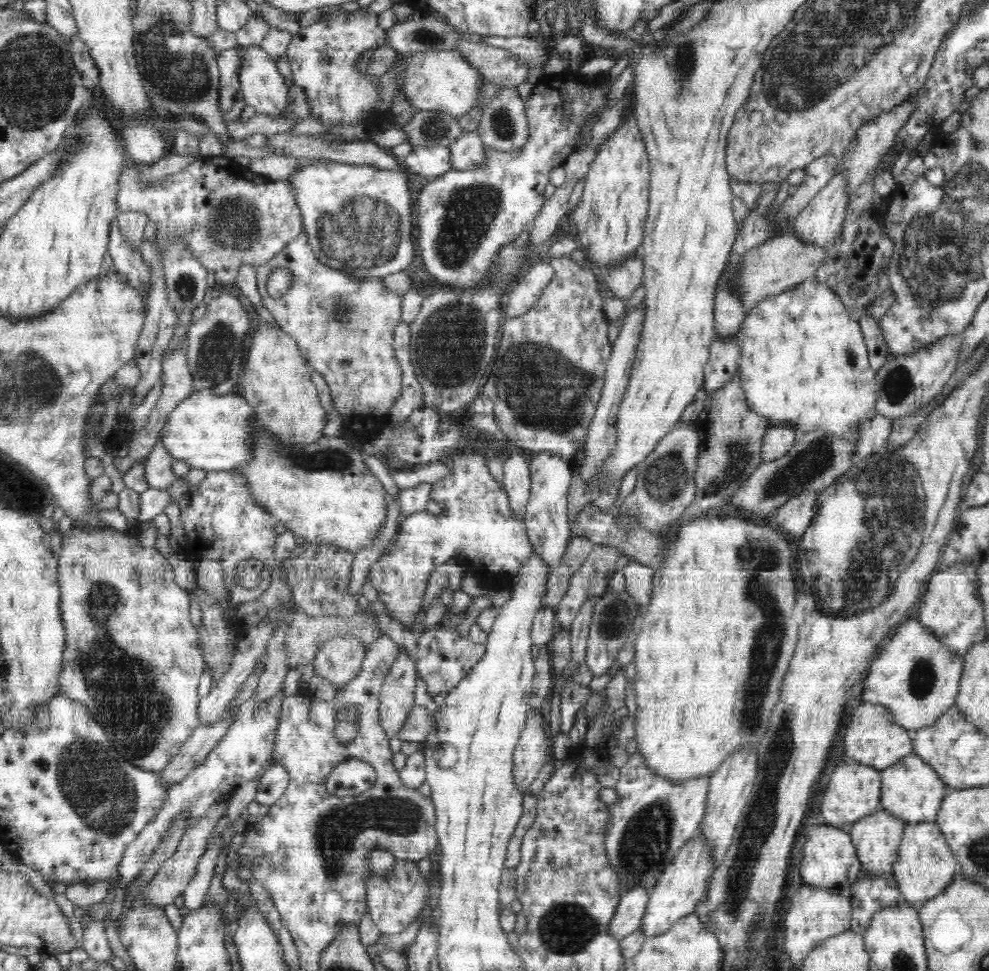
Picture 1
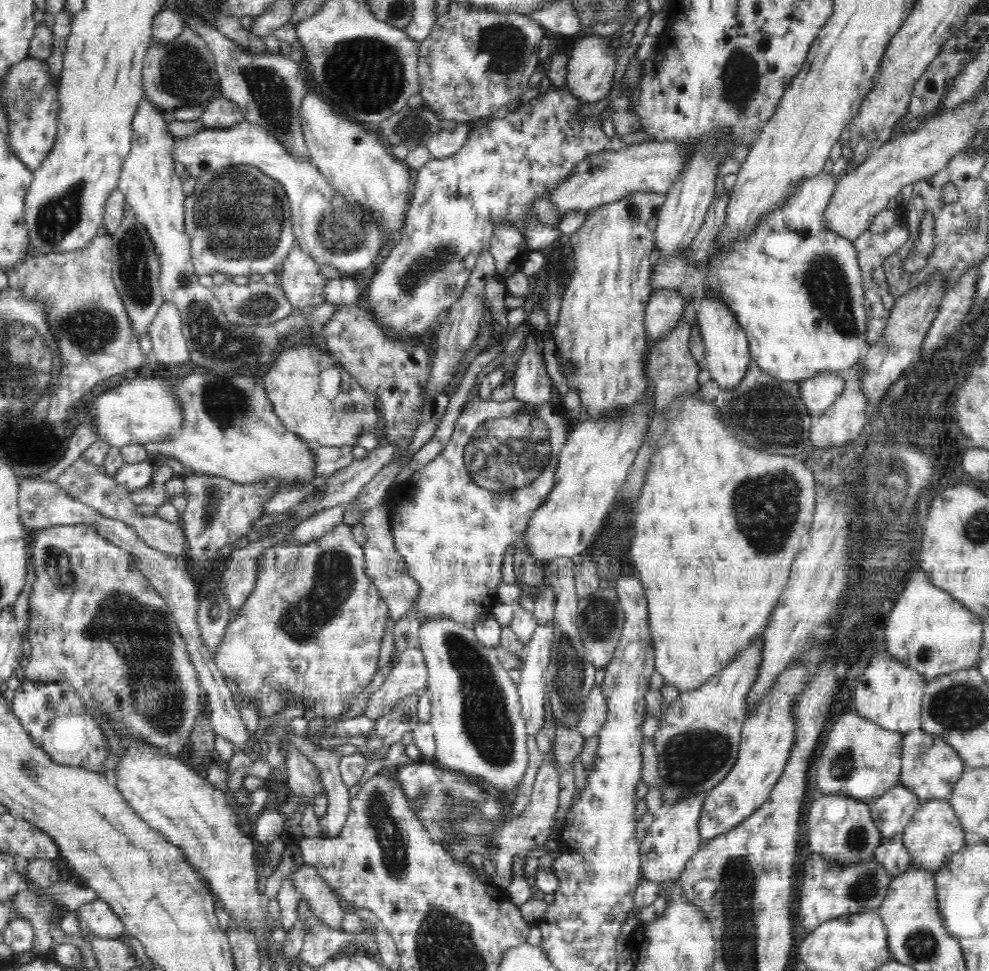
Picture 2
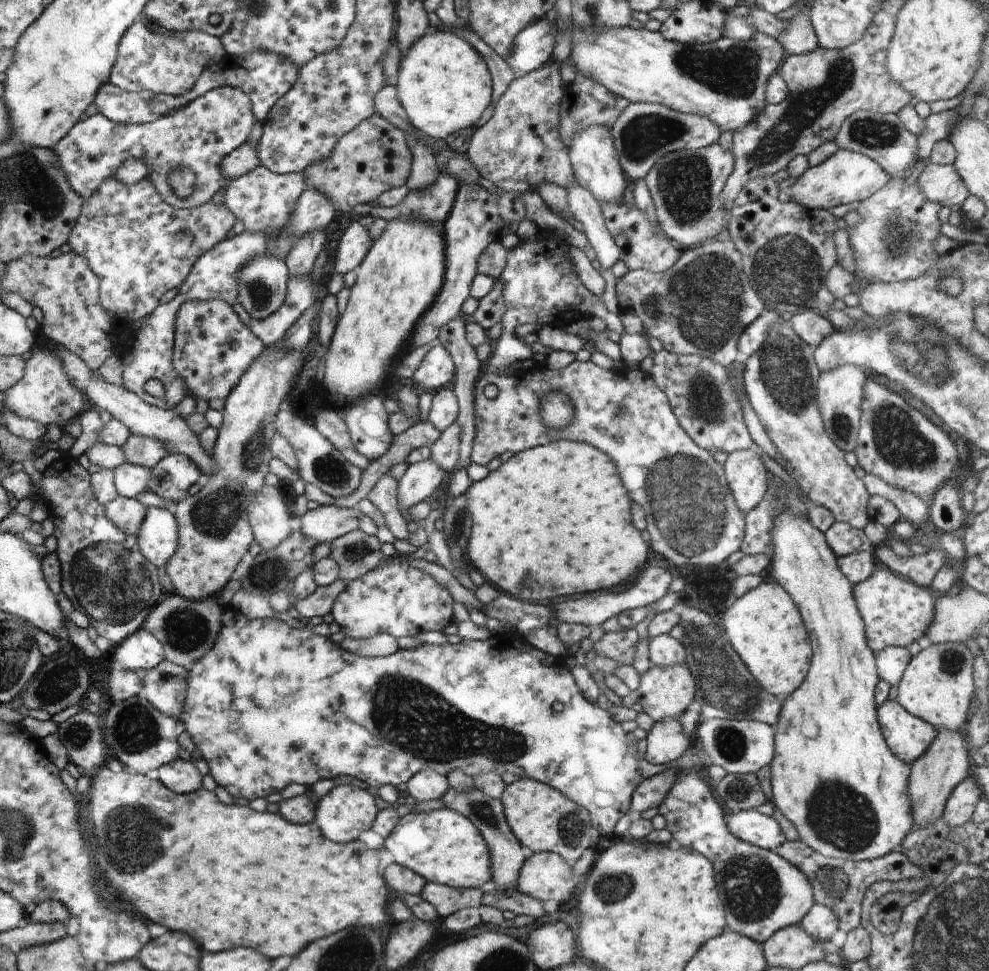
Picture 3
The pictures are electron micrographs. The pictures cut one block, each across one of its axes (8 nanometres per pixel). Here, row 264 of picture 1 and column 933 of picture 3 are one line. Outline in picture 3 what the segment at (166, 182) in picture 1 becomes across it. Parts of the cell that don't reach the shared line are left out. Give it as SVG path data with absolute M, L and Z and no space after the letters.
M892 176L880 190L861 201L856 211L862 220L855 227L847 228L856 268L863 272L864 282L917 279L939 256L932 245L941 234L938 210L942 206L929 201L916 182L906 188L905 181L901 176Z

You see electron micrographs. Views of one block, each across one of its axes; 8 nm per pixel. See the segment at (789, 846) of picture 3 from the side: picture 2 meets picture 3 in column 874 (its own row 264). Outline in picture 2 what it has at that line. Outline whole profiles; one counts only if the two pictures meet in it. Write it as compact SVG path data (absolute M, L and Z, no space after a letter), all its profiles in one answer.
M901 200L898 201L892 212L884 209L875 215L870 226L856 240L853 240L859 267L861 268L861 277L863 278L863 305L866 307L866 338L869 345L881 340L883 330L886 328L887 320L891 313L891 308L895 305L896 298L887 289L883 262L885 258L894 254L909 239L908 216L906 216L906 212L907 206Z

